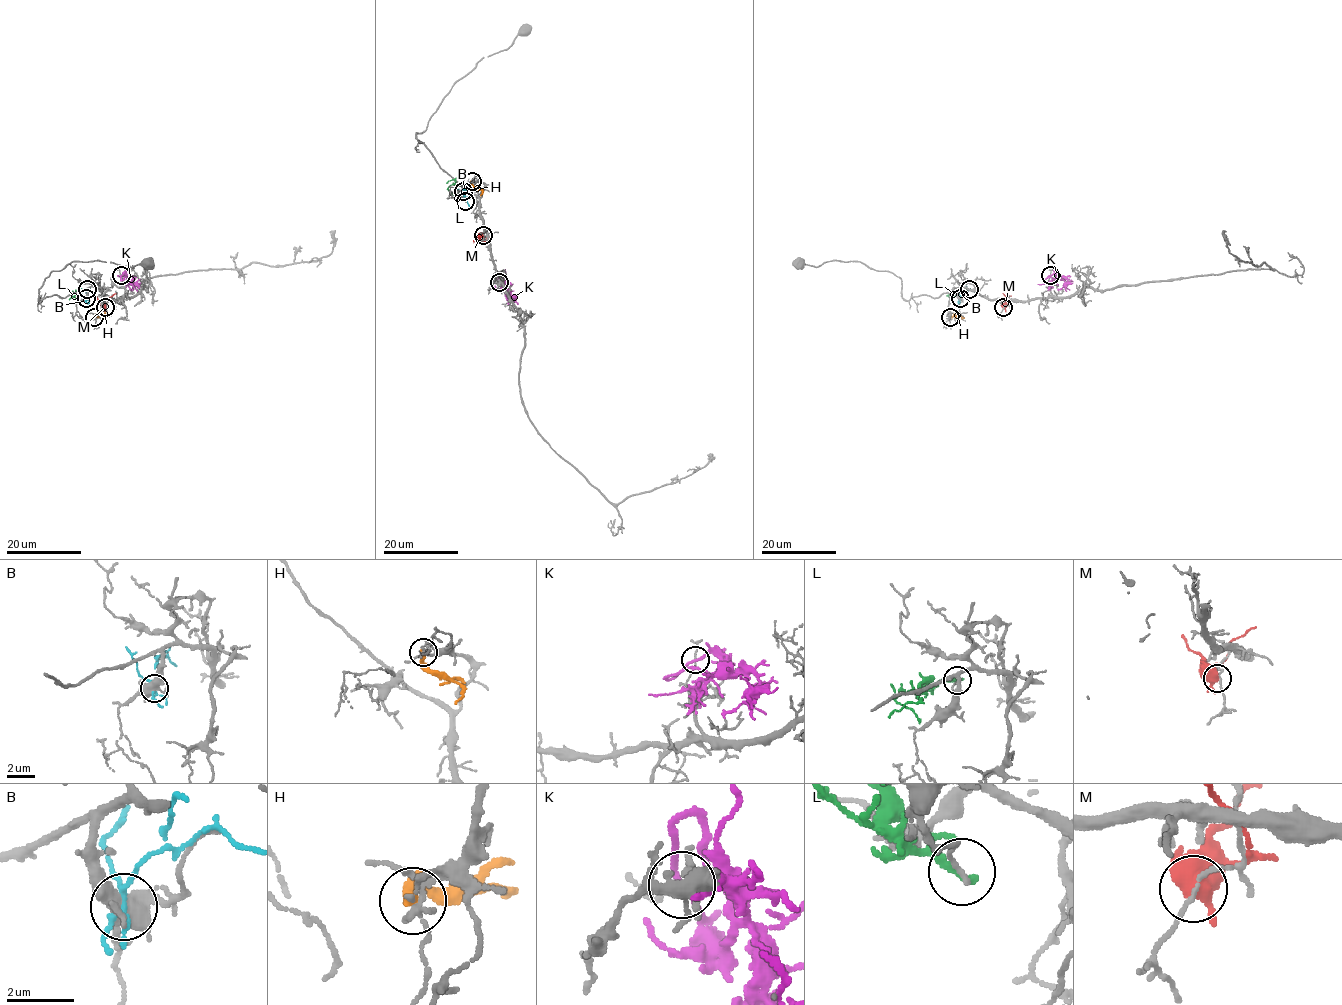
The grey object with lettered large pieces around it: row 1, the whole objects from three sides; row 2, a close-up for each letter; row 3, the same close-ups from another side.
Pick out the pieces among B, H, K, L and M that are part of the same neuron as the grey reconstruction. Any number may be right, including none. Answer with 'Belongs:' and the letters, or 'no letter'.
Belongs: no letter

